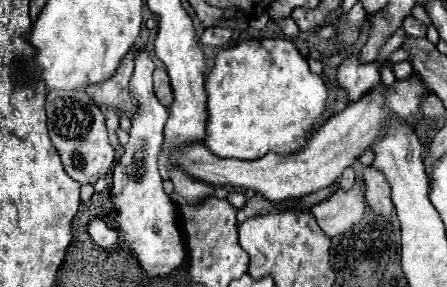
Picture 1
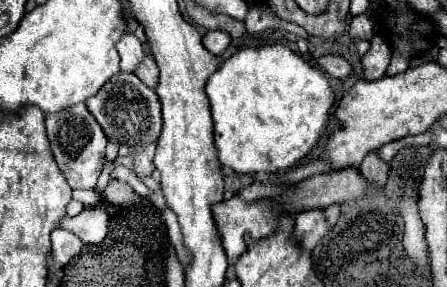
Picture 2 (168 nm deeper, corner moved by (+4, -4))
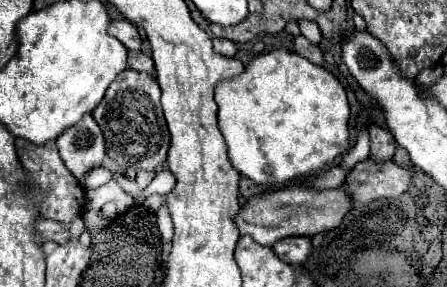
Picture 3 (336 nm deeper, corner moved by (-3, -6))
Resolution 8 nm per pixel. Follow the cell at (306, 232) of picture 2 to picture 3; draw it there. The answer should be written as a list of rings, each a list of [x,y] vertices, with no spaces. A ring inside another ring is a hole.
[[[308,236],[284,238],[272,246],[276,256],[288,264],[304,264],[312,252],[312,240]]]

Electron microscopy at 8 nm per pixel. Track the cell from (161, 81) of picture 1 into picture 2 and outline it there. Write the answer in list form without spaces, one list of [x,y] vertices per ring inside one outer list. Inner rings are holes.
[[[145,56],[145,60],[135,68],[135,74],[139,76],[141,82],[145,82],[149,88],[157,88],[157,82],[159,82],[159,70],[157,70],[157,64],[151,56]]]

